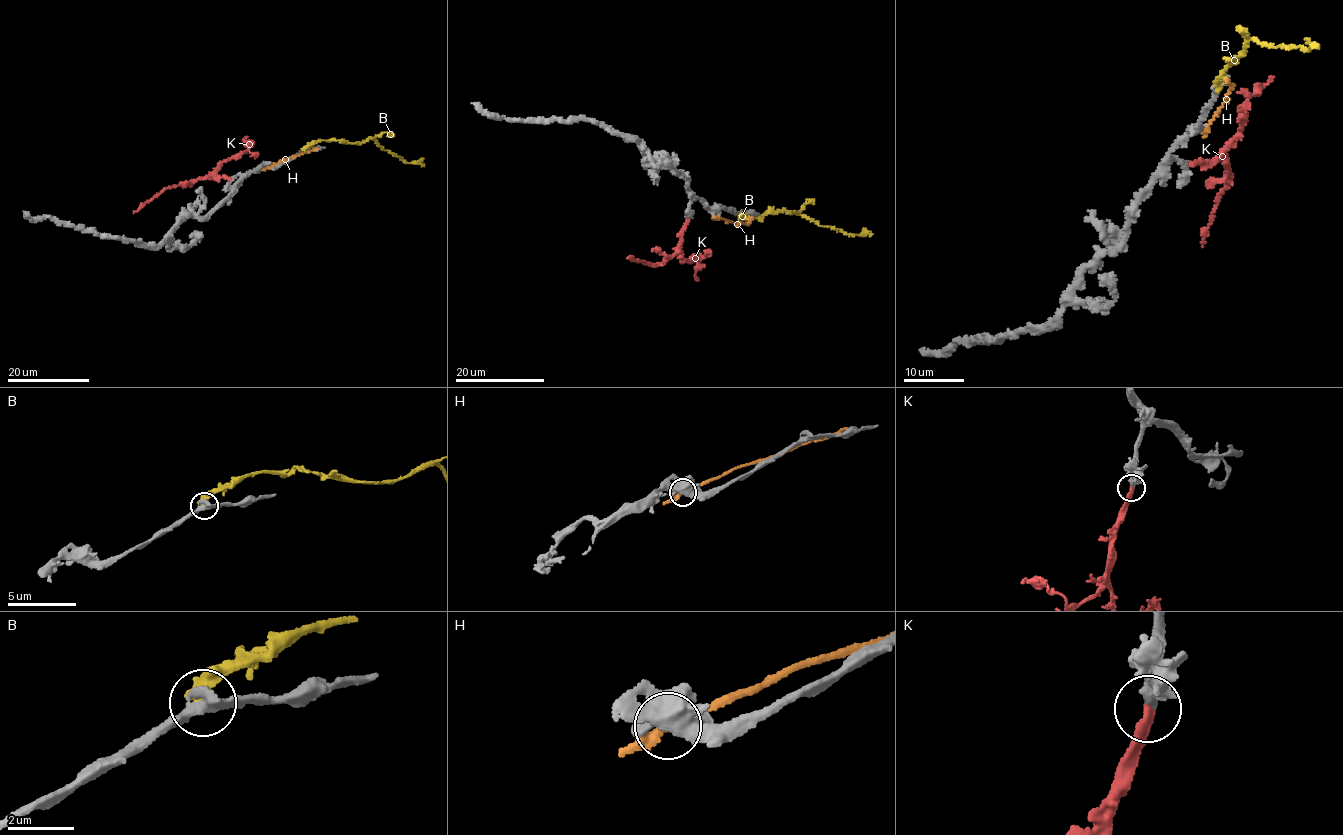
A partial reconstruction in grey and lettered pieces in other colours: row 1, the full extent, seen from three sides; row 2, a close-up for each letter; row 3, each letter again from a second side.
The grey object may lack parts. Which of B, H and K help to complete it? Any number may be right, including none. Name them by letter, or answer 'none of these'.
K

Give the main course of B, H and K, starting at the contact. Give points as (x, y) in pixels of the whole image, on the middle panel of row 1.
B: (741, 214), (761, 219), (770, 212), (796, 212), (819, 225), (849, 234), (872, 234)
H: (716, 217), (745, 224), (752, 218)
K: (687, 218), (682, 243), (662, 263), (656, 265), (628, 259)

